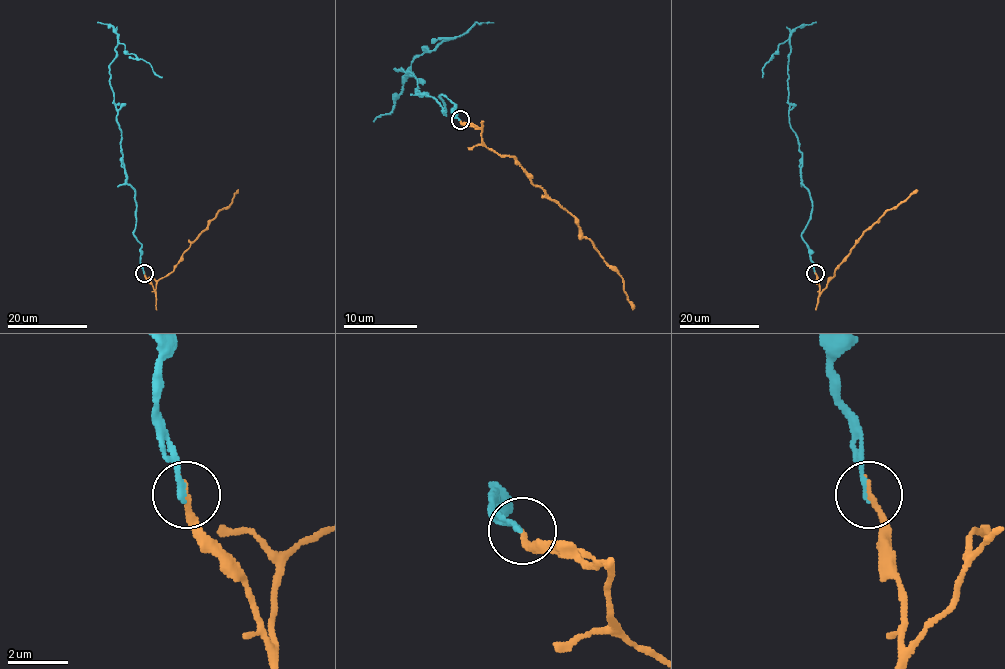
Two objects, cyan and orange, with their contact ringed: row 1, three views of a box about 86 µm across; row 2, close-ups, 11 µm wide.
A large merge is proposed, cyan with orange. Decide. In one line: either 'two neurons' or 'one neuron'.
two neurons

